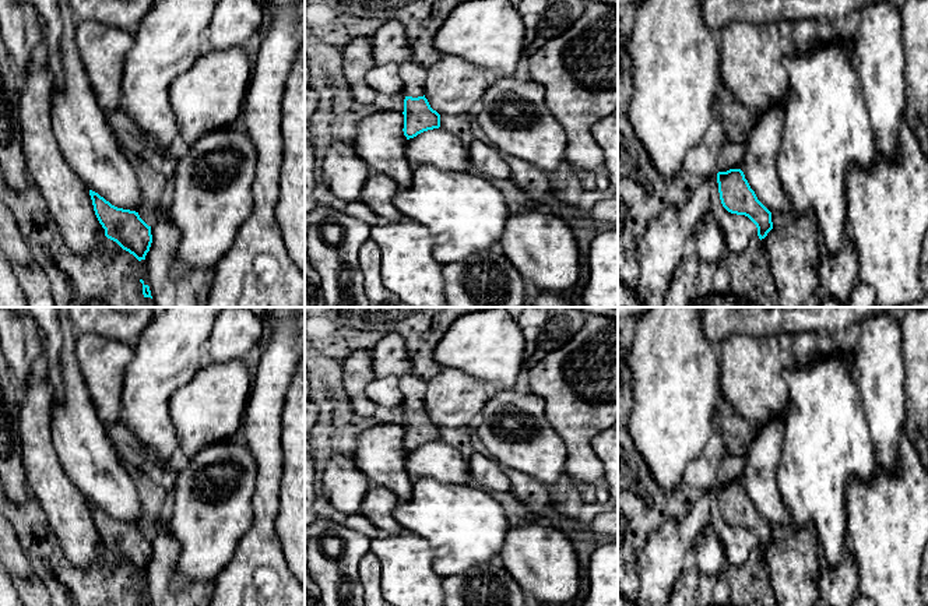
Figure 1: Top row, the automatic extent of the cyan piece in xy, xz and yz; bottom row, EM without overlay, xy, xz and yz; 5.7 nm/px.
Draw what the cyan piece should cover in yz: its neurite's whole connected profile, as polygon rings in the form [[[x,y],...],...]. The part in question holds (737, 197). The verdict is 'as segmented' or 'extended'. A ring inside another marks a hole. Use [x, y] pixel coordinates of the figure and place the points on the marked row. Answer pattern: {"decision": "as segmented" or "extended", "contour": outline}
{"decision": "as segmented", "contour": [[[718,172],[717,183],[723,207],[731,214],[748,216],[756,225],[759,239],[764,239],[773,229],[771,212],[757,200],[744,172]]]}

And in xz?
{"decision": "as segmented", "contour": [[[425,95],[418,98],[405,96],[403,114],[403,131],[407,140],[440,127],[440,114],[430,108]]]}

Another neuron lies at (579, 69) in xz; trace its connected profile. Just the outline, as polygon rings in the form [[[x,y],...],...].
[[[587,3],[583,15],[562,35],[548,40],[527,59],[531,81],[545,89],[545,102],[567,135],[565,161],[577,170],[597,172],[604,151],[595,142],[591,127],[618,109],[618,6]]]

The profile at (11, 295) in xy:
[[[0,250],[0,307],[28,307],[24,290],[21,289],[11,265]]]

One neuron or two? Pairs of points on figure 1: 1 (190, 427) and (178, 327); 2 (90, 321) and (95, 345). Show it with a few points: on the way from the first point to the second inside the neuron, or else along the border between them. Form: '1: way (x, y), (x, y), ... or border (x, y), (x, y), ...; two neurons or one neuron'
1: border (200, 366), (171, 397), (169, 415); two neurons
2: border (77, 331), (92, 331), (123, 342); two neurons

